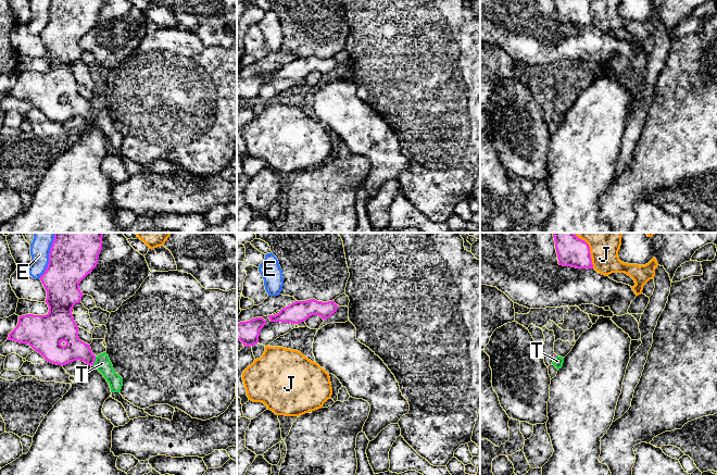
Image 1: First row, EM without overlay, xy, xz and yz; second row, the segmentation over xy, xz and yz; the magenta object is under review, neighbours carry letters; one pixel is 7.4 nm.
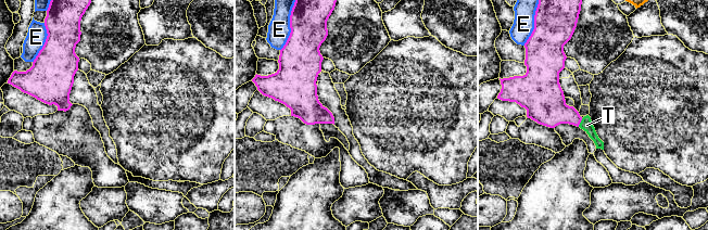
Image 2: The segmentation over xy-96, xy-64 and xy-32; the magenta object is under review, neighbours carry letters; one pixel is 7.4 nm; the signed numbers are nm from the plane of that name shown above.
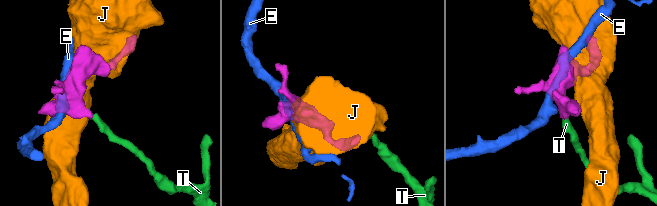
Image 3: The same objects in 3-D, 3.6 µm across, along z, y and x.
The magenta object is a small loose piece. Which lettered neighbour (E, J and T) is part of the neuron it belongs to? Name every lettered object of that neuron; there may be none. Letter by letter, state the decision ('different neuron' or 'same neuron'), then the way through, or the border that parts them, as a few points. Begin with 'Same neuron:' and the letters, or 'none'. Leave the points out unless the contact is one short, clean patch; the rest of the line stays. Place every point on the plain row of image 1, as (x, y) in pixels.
Same neuron: T
E: different neuron
J: different neuron
T: same neuron; runs through xy (75, 105), (95, 116), (102, 120)

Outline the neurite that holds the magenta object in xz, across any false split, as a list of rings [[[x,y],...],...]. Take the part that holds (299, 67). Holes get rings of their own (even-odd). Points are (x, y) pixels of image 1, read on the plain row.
[[[315,55],[295,58],[280,66],[275,72],[267,72],[271,78],[299,80],[312,72],[318,72],[323,76],[329,75],[339,63],[335,58],[322,59]]]

